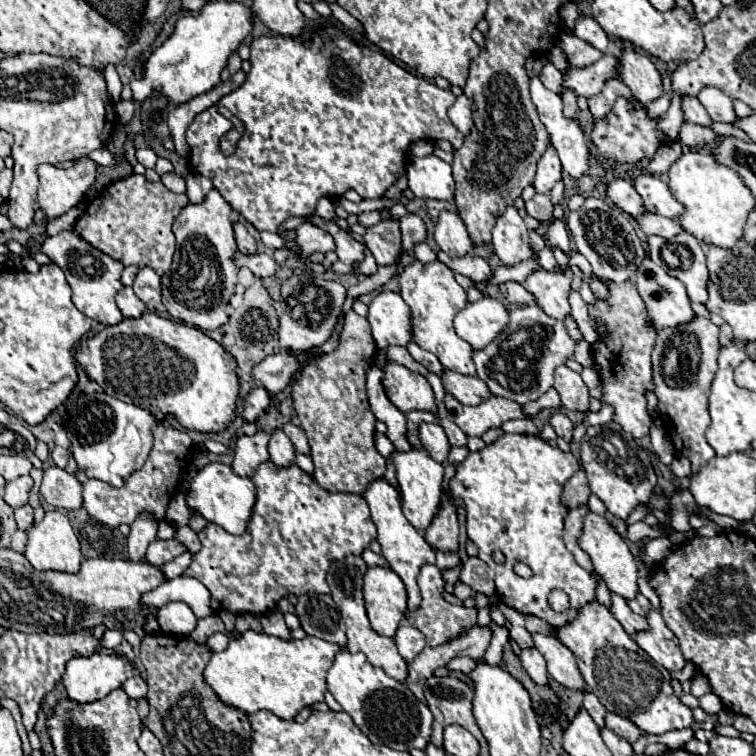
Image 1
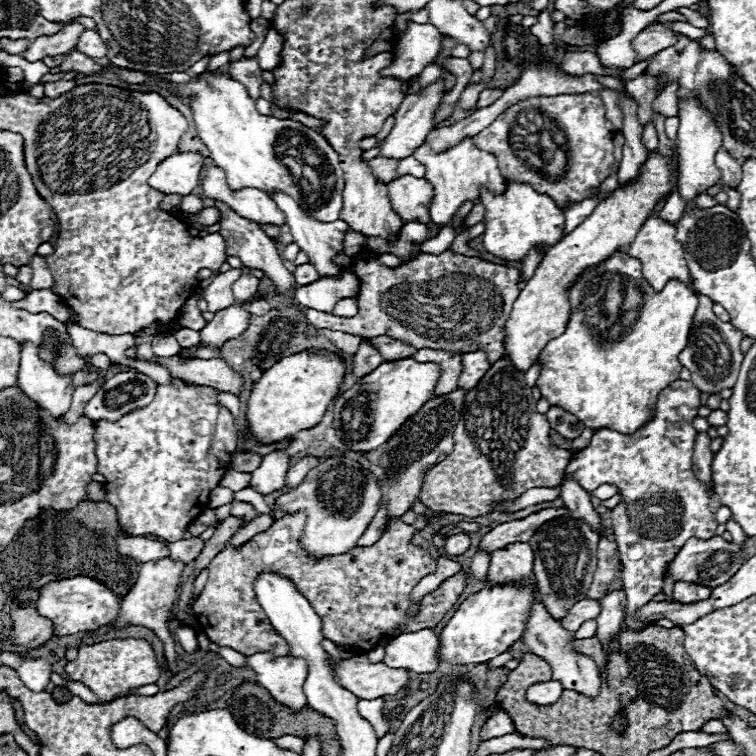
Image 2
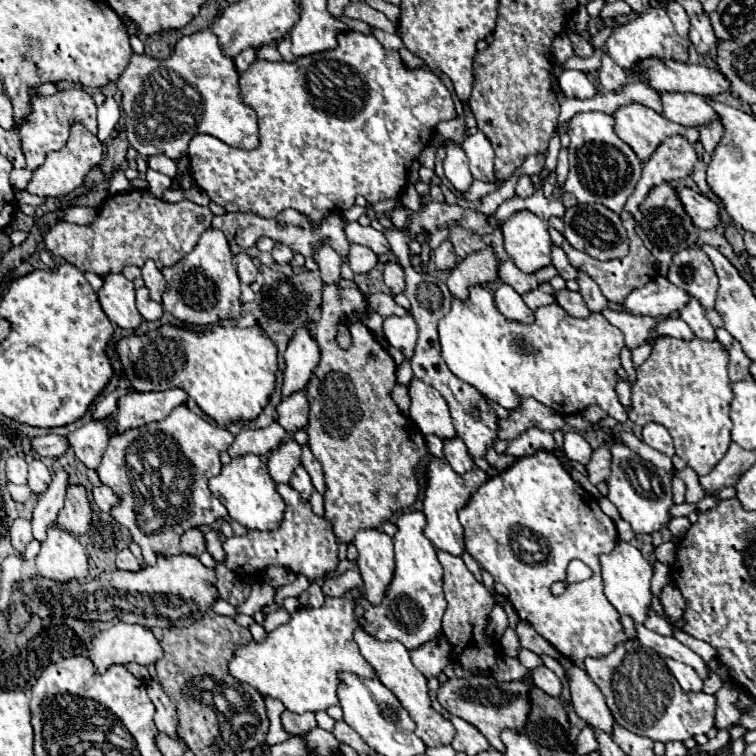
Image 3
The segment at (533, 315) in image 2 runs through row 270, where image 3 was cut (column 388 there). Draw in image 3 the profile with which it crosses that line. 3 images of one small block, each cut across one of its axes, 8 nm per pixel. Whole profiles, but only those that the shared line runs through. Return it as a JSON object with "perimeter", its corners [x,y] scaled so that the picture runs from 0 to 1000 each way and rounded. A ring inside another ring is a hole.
{"perimeter":[[[497,698],[479,701],[468,712],[474,725],[474,751],[481,767],[481,788],[492,799],[503,799],[521,762],[519,712]]]}

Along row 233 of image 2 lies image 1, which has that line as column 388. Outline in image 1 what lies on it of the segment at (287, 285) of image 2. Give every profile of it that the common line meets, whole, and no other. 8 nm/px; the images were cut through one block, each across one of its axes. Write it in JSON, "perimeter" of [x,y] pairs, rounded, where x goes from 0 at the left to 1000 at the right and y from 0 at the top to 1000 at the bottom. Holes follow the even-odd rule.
{"perimeter":[[[503,291],[484,302],[481,325],[492,333],[500,349],[521,349],[529,333],[529,302],[524,291]]]}

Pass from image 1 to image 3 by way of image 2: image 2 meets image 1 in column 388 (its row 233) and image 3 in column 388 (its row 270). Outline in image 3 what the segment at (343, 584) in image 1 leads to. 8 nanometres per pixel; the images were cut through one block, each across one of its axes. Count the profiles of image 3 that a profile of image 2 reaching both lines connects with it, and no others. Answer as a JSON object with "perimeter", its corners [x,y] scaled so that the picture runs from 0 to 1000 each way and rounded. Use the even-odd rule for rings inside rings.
{"perimeter":[[[481,833],[468,836],[468,849],[476,857],[476,865],[484,870],[484,876],[497,886],[500,899],[529,926],[532,937],[540,939],[542,950],[550,955],[548,971],[558,976],[563,987],[587,987],[595,984],[598,976],[603,974],[601,960],[593,950],[587,950],[582,942],[571,937],[571,926],[566,921],[566,899],[561,897],[558,889],[553,889],[545,876],[540,860],[529,849],[503,849],[495,841],[487,841]]]}

